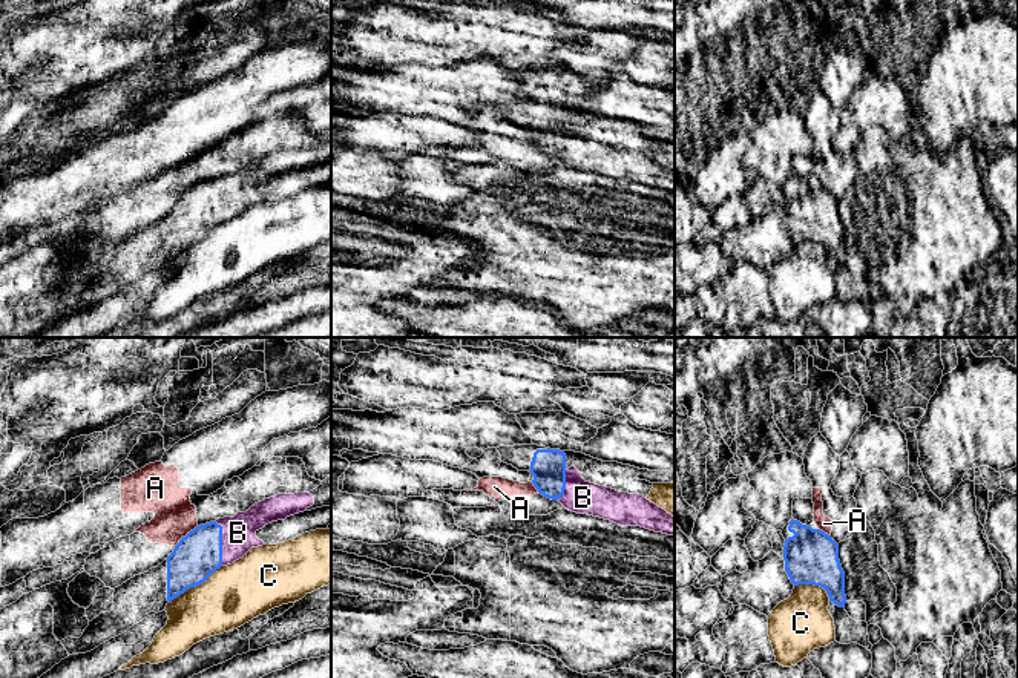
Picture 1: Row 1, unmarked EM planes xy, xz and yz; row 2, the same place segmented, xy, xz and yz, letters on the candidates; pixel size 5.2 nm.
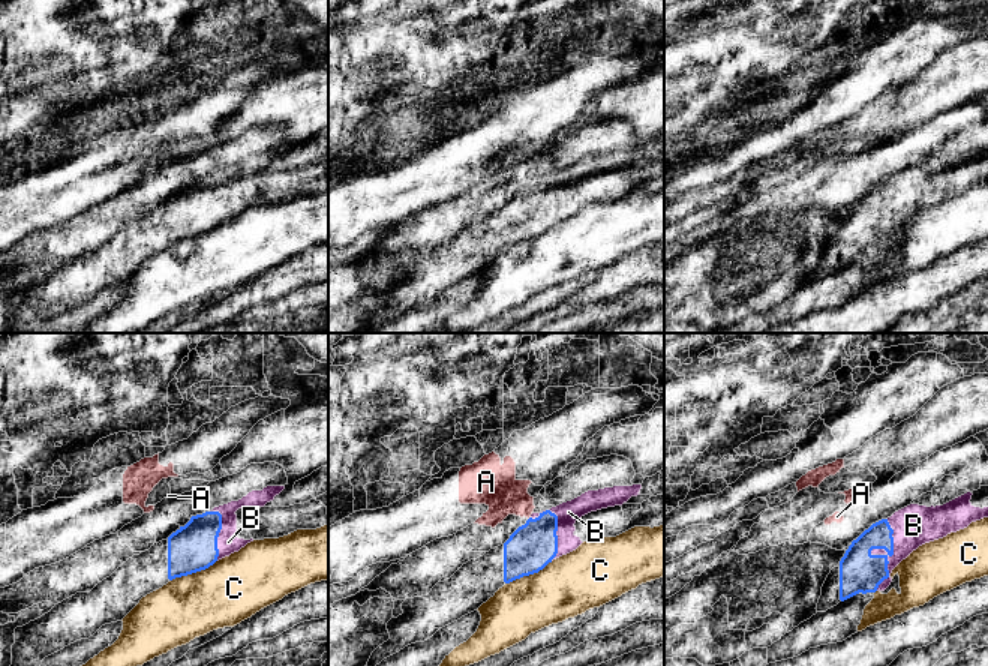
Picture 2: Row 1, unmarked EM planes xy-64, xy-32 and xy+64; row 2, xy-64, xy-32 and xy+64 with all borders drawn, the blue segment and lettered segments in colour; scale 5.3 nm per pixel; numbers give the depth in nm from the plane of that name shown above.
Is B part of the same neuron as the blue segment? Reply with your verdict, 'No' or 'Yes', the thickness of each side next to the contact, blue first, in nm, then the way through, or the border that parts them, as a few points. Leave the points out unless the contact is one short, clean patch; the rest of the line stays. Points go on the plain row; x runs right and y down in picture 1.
Yes. Thickness 240 nm (blue) against 180 nm

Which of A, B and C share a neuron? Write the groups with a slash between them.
A / B / C

